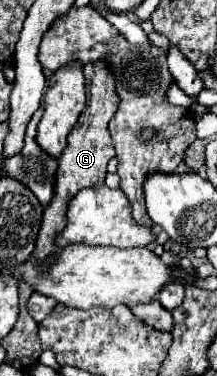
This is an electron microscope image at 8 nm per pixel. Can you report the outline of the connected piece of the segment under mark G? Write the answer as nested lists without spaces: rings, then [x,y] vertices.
[[[101,58],[99,62],[87,62],[83,68],[85,74],[85,88],[87,88],[87,104],[81,112],[75,128],[71,130],[67,138],[67,148],[59,156],[59,170],[57,170],[57,182],[55,182],[55,198],[49,202],[43,224],[35,242],[35,256],[45,258],[57,250],[53,238],[63,230],[65,224],[65,210],[67,202],[83,188],[87,186],[101,186],[105,182],[107,174],[107,162],[115,156],[115,148],[109,134],[109,122],[115,116],[115,110],[119,108],[119,94],[115,90],[115,76],[111,70],[111,64]]]

